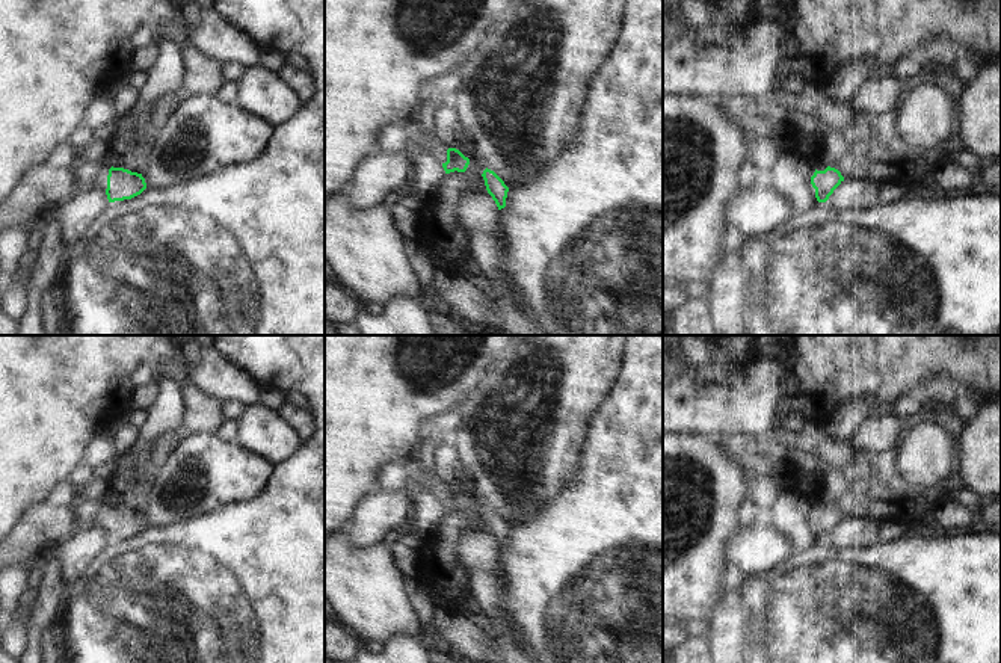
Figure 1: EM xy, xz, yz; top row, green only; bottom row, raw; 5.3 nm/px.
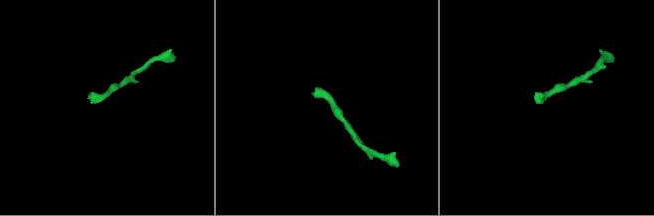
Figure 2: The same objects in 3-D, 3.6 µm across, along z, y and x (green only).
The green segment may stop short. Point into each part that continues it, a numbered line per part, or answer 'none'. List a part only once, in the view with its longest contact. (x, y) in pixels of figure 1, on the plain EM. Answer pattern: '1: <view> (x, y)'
1: xy (100, 520)

